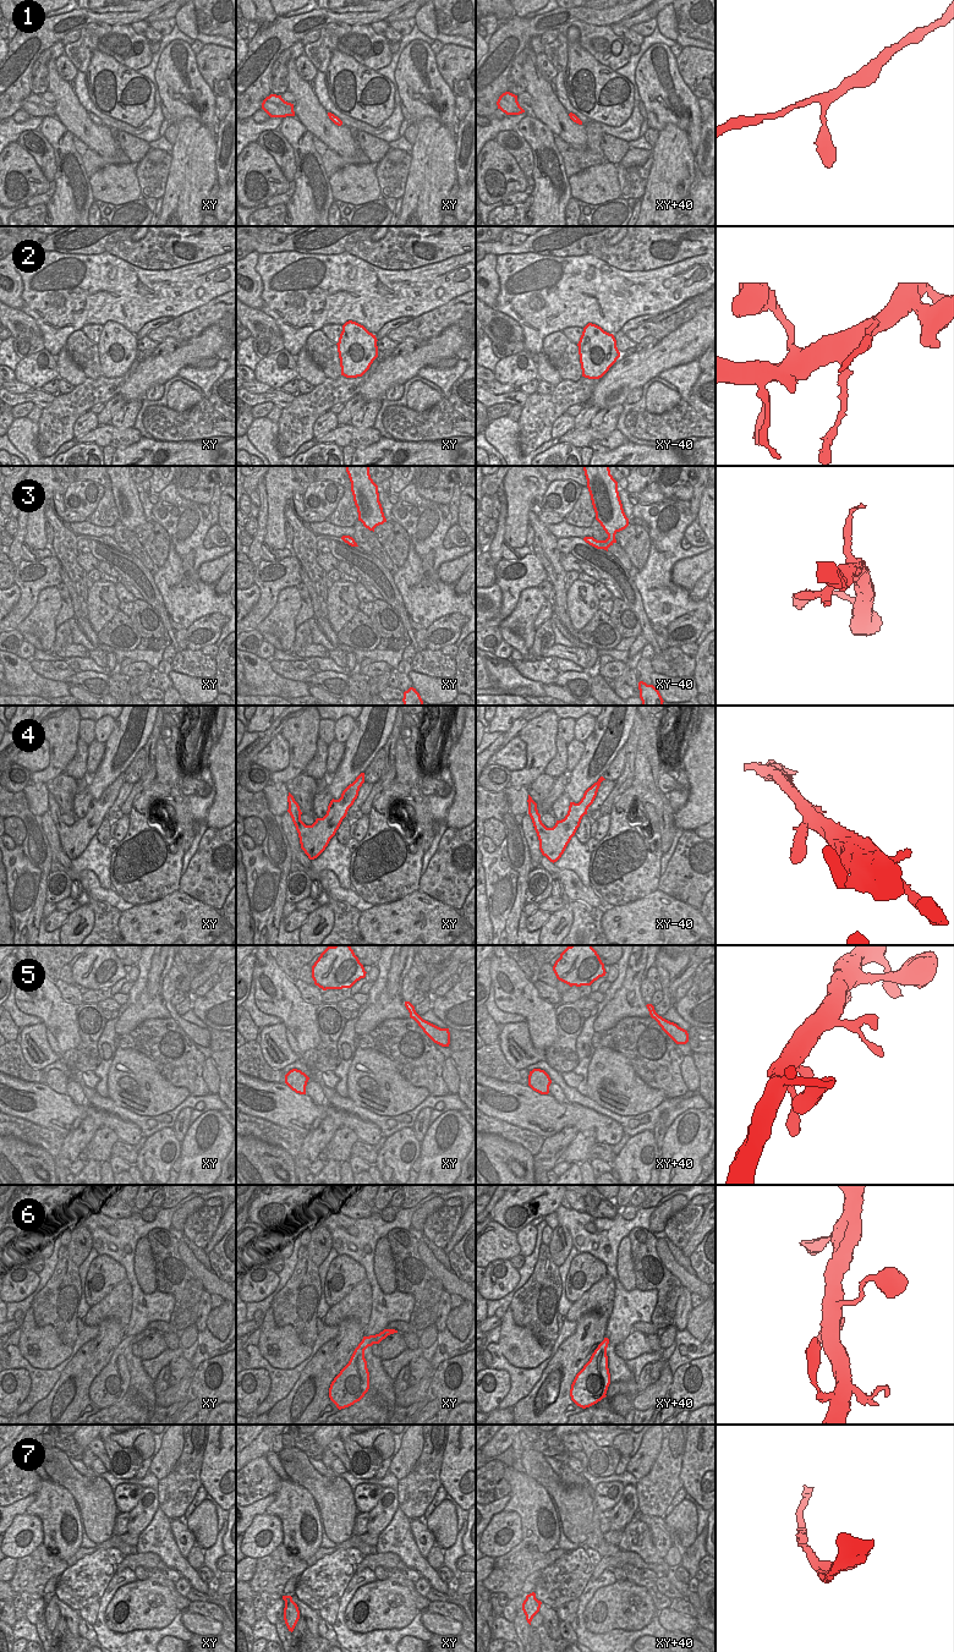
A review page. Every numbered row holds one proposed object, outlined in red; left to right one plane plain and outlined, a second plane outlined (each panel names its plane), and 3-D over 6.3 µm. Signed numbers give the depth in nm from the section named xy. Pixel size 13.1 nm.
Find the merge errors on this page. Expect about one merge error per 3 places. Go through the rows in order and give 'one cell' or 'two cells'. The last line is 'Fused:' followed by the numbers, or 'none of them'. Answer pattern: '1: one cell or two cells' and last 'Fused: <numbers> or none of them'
1: one cell
2: one cell
3: one cell
4: one cell
5: one cell
6: one cell
7: one cell
Fused: none of them

